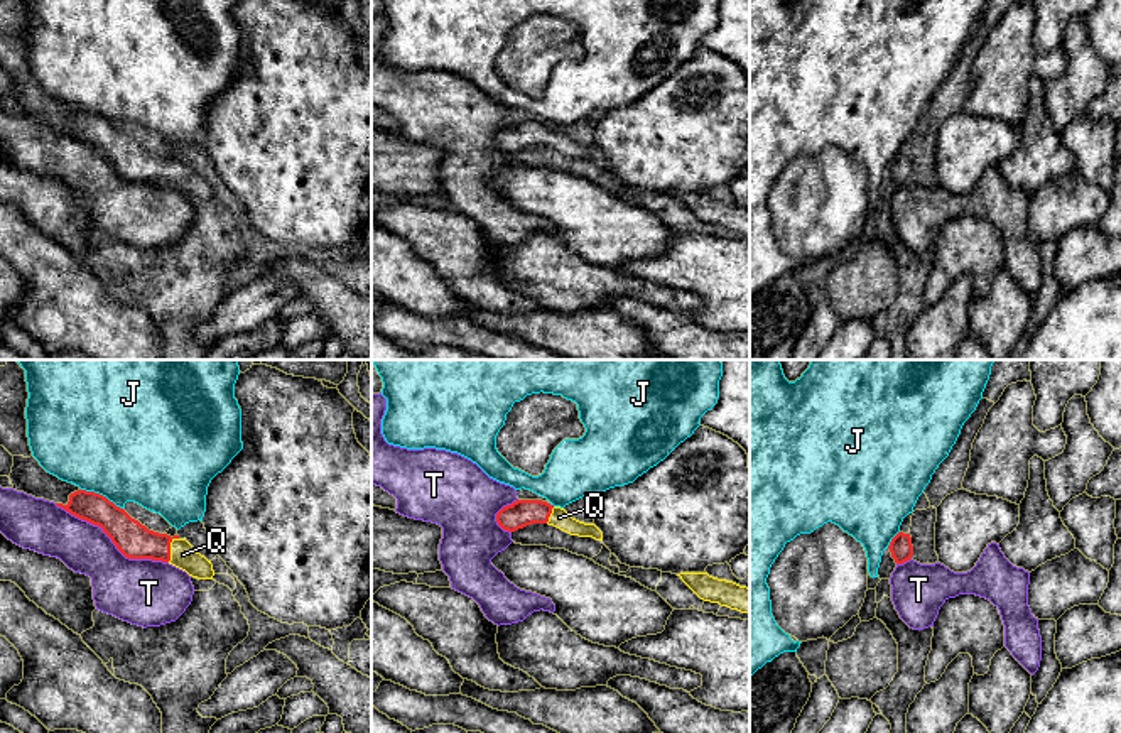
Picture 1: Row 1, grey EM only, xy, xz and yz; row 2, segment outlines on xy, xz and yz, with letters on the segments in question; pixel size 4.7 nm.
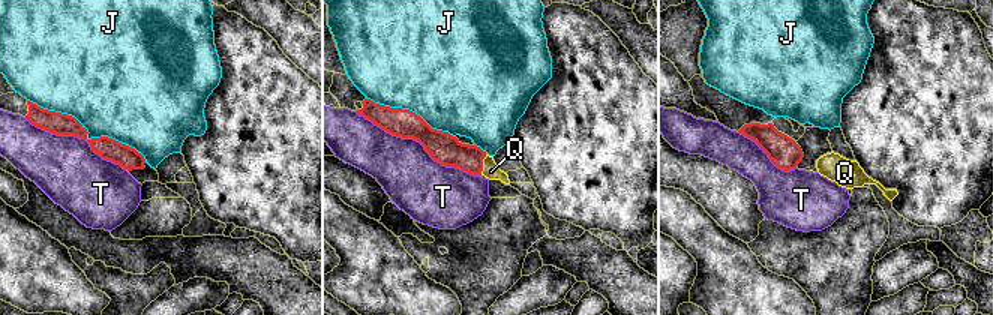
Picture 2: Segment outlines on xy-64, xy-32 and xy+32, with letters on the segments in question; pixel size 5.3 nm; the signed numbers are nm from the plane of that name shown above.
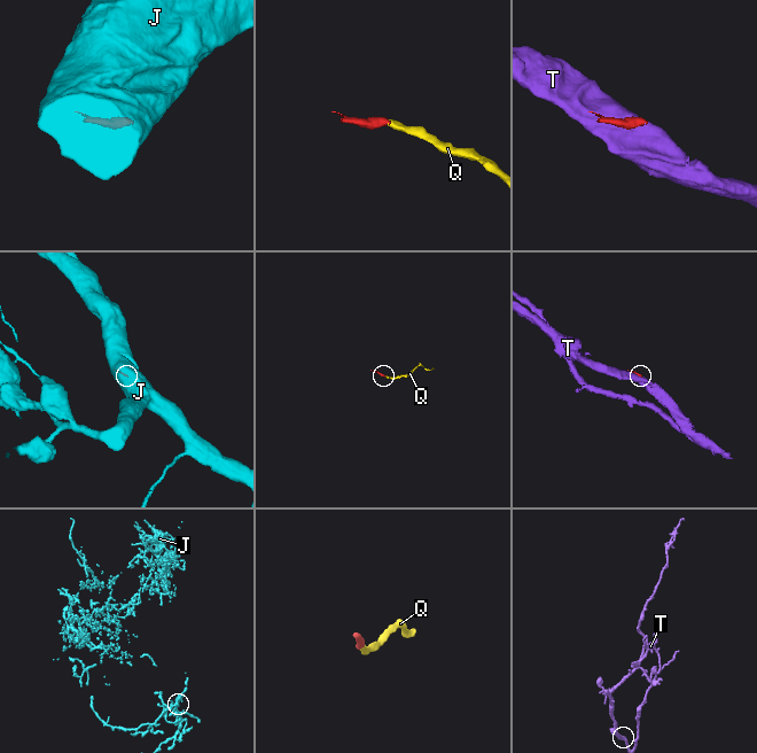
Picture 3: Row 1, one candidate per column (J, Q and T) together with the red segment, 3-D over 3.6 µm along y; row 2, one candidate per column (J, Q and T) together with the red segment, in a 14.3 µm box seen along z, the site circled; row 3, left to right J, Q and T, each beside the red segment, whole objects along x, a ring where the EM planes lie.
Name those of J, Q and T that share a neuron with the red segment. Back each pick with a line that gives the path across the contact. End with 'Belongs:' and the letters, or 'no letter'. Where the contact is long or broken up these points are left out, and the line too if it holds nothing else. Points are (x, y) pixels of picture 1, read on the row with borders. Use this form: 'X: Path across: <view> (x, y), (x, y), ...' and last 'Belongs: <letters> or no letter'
Q: Path across: xy (132, 539), (169, 549), (183, 554)
Belongs: Q

